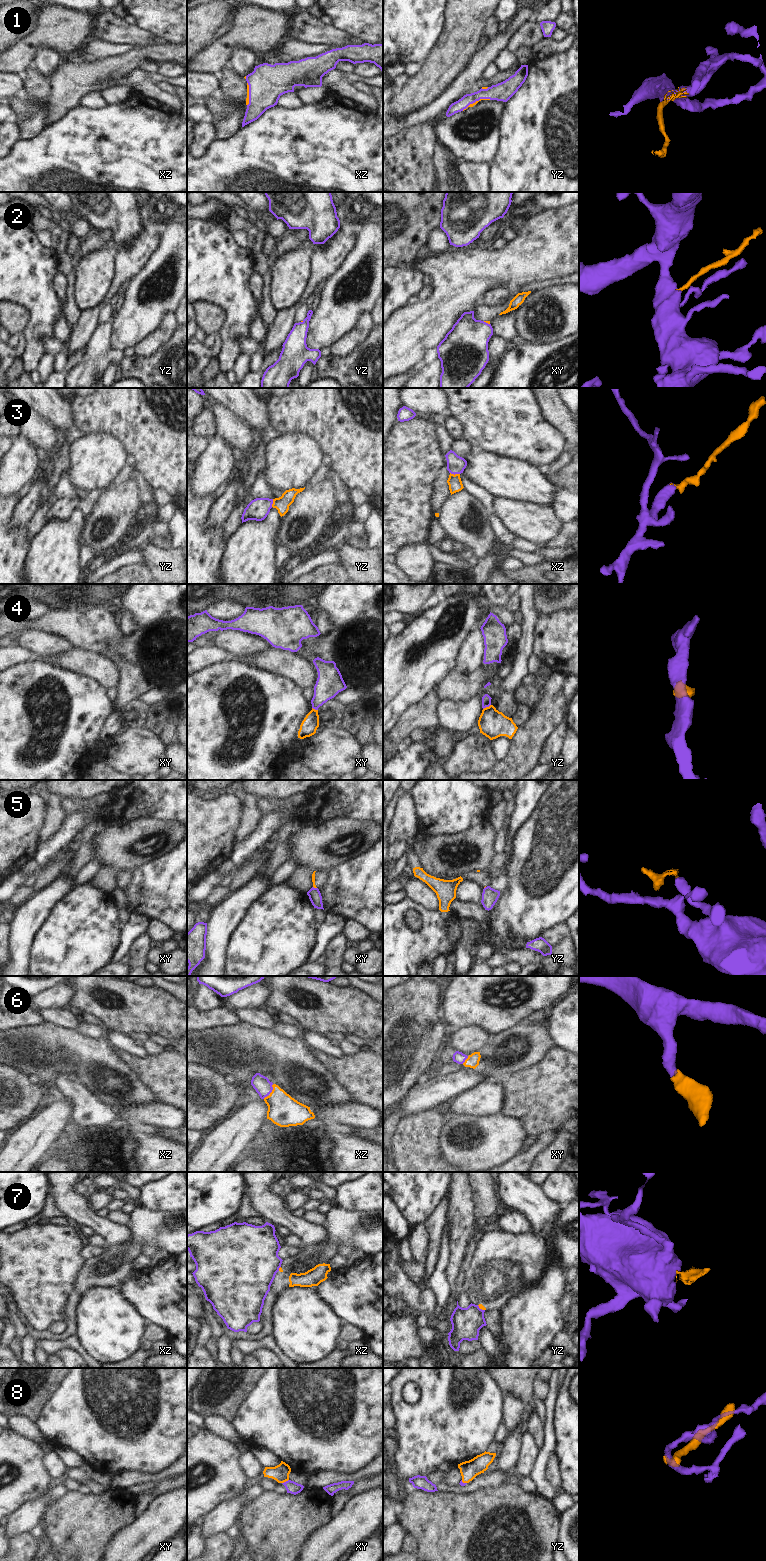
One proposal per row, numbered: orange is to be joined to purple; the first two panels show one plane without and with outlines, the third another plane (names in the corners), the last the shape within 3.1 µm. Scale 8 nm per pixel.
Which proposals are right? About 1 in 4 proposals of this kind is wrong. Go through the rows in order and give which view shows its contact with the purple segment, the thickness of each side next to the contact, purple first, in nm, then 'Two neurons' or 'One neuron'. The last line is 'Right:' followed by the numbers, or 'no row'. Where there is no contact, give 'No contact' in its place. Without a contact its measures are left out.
1: Touches purple in yz. Thickness 150 nm (purple) against 30 nm. One neuron
2: Touches purple in xy. Thickness 360 nm (purple) against 20 nm. One neuron
3: Touches purple in xz. Thickness 140 nm (purple) against 110 nm. One neuron
4: Touches purple in yz. Thickness 80 nm (purple) against 220 nm. Two neurons
5: Touches purple in xy. Thickness 100 nm (purple) against 30 nm. Two neurons
6: Touches purple in xz. Thickness 140 nm (purple) against 260 nm. One neuron
7: Touches purple in yz. Thickness 240 nm (purple) against 40 nm. Two neurons
8: Touches purple in xy. Thickness 100 nm (purple) against 140 nm. One neuron
Right: 1, 2, 3, 6, 8.

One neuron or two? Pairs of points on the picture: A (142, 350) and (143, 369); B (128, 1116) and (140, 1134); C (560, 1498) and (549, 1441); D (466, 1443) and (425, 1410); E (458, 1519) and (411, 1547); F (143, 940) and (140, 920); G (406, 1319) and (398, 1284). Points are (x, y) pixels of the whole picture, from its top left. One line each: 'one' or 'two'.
A: two
B: two
C: two
D: one
E: two
F: two
G: two

